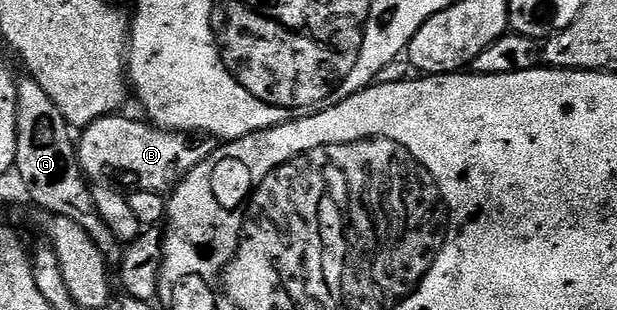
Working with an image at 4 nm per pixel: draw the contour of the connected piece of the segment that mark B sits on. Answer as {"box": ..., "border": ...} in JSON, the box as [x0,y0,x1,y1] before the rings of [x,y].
{"box":[77,116,202,195],"border":[[[122,116],[96,119],[81,130],[82,138],[77,138],[78,162],[91,182],[109,183],[114,187],[137,186],[144,191],[166,195],[186,178],[190,168],[202,161],[201,136],[172,133],[168,129],[159,129],[149,120],[133,121],[130,117]]]}

